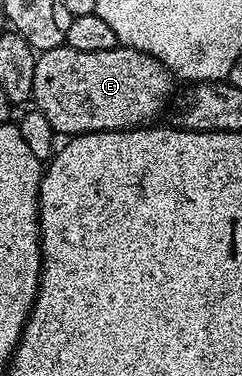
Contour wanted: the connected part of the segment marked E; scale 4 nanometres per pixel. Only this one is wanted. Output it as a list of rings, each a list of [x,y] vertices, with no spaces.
[[[67,43],[54,47],[53,49],[43,50],[36,58],[34,67],[34,83],[32,84],[32,101],[35,108],[51,123],[53,130],[57,134],[75,135],[77,133],[101,133],[102,131],[114,131],[115,129],[138,129],[148,127],[153,124],[152,121],[164,109],[164,104],[168,101],[168,96],[172,93],[172,81],[174,74],[172,70],[165,67],[158,59],[151,57],[149,53],[143,53],[131,47],[117,47],[110,51],[78,51],[71,49]]]

